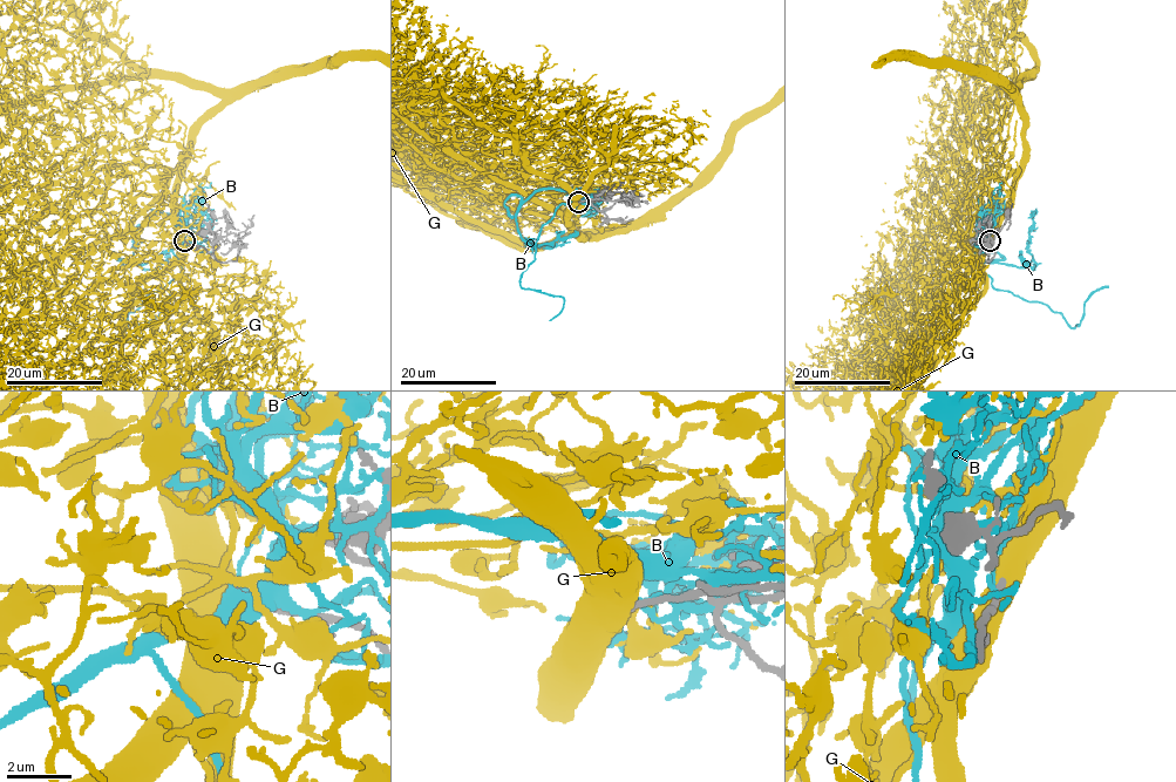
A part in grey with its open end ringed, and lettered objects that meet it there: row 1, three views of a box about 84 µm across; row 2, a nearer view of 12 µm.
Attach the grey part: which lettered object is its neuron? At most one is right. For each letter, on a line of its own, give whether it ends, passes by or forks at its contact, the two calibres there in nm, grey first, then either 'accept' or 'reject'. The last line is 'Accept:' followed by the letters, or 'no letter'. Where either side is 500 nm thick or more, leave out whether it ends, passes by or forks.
B: it ends there; 240 nm thick on the grey side, 140 nm on the other; reject
G: 220 nm thick on the grey side, 750 nm on the other; accept
Accept: G

